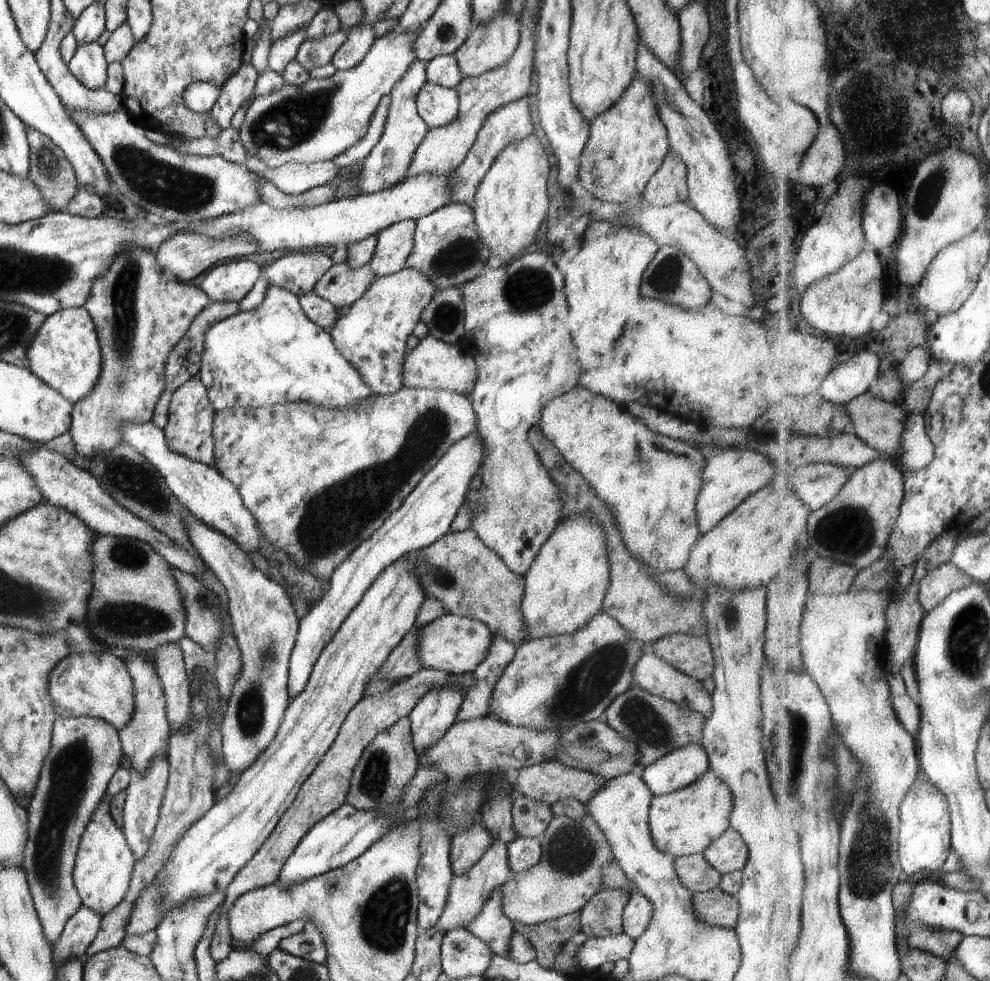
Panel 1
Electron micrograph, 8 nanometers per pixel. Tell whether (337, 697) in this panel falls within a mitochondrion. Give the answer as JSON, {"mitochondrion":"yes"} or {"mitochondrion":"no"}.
{"mitochondrion":"no"}

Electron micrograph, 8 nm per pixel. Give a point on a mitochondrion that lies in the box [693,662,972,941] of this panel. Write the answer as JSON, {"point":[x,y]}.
{"point":[870,866]}

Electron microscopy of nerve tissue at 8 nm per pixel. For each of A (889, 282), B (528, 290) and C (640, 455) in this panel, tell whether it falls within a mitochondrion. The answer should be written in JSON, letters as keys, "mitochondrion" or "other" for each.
{"A":"other","B":"mitochondrion","C":"mitochondrion"}

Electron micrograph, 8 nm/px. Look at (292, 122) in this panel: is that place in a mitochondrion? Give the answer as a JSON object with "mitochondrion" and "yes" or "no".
{"mitochondrion":"yes"}

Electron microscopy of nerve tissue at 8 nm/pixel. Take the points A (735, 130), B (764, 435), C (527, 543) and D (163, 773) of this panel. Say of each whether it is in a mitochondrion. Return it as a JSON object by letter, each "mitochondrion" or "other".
{"A":"other","B":"other","C":"other","D":"other"}

